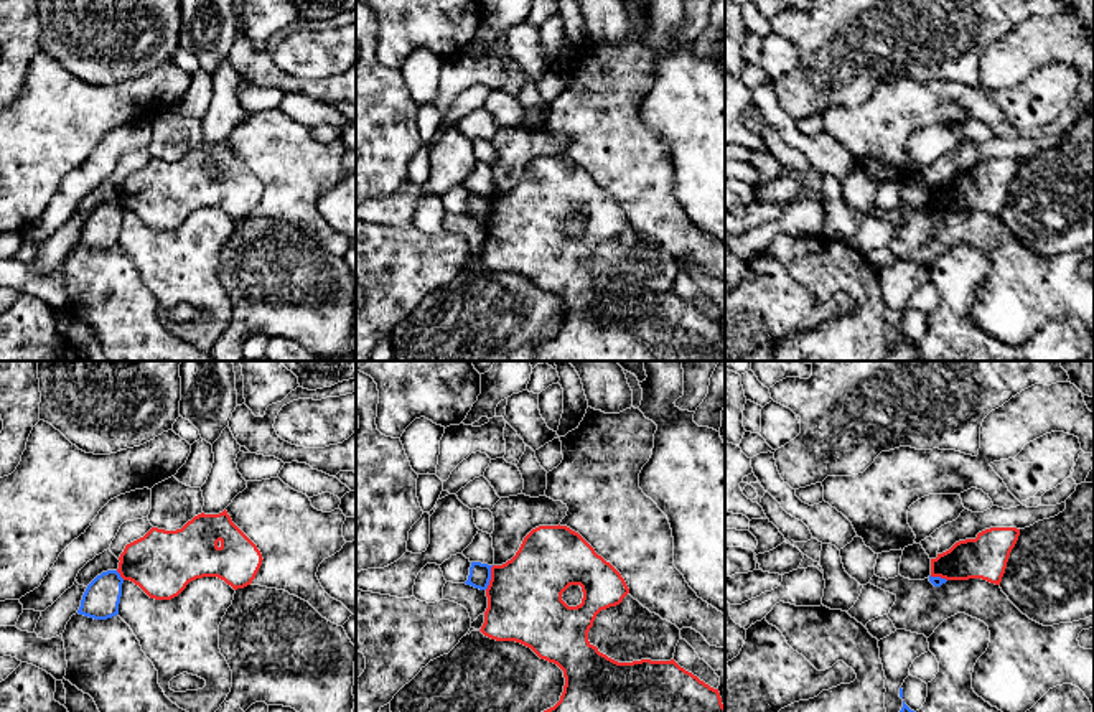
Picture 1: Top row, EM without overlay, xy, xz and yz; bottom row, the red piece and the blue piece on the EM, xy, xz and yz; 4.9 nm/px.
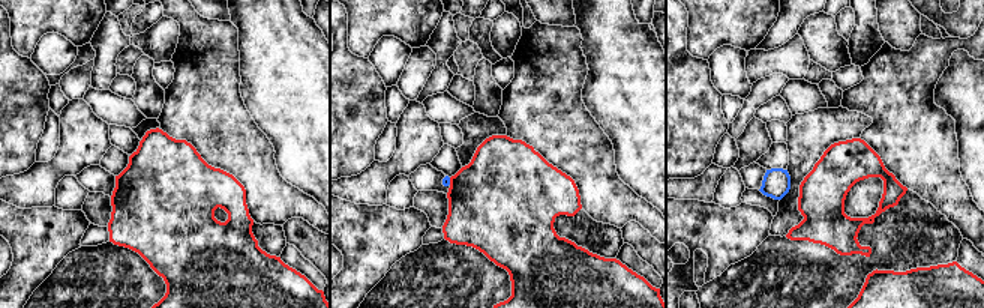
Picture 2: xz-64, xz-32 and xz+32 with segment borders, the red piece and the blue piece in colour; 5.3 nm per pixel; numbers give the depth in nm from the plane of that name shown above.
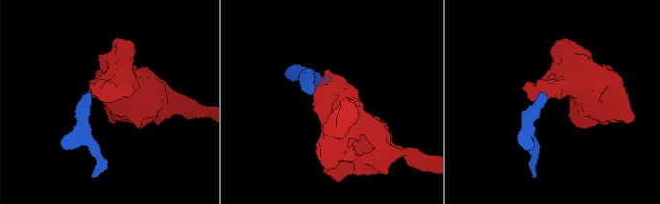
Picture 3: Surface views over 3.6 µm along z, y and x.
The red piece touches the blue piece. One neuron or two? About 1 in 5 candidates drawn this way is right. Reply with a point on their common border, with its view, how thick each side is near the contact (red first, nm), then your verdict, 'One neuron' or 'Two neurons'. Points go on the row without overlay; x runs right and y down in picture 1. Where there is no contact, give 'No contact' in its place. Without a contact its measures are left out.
Touches red at xz (491, 208). Thickness 360 nm (red) against 110 nm. Two neurons

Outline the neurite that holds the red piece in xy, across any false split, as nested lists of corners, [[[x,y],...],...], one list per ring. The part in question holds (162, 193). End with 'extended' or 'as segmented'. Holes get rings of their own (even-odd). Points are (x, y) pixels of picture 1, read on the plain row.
[[[224,140],[219,145],[201,143],[176,162],[152,158],[143,168],[127,175],[119,191],[117,203],[124,211],[138,216],[150,229],[171,231],[189,213],[203,208],[217,208],[234,221],[244,219],[252,214],[264,190]]]; as segmented

